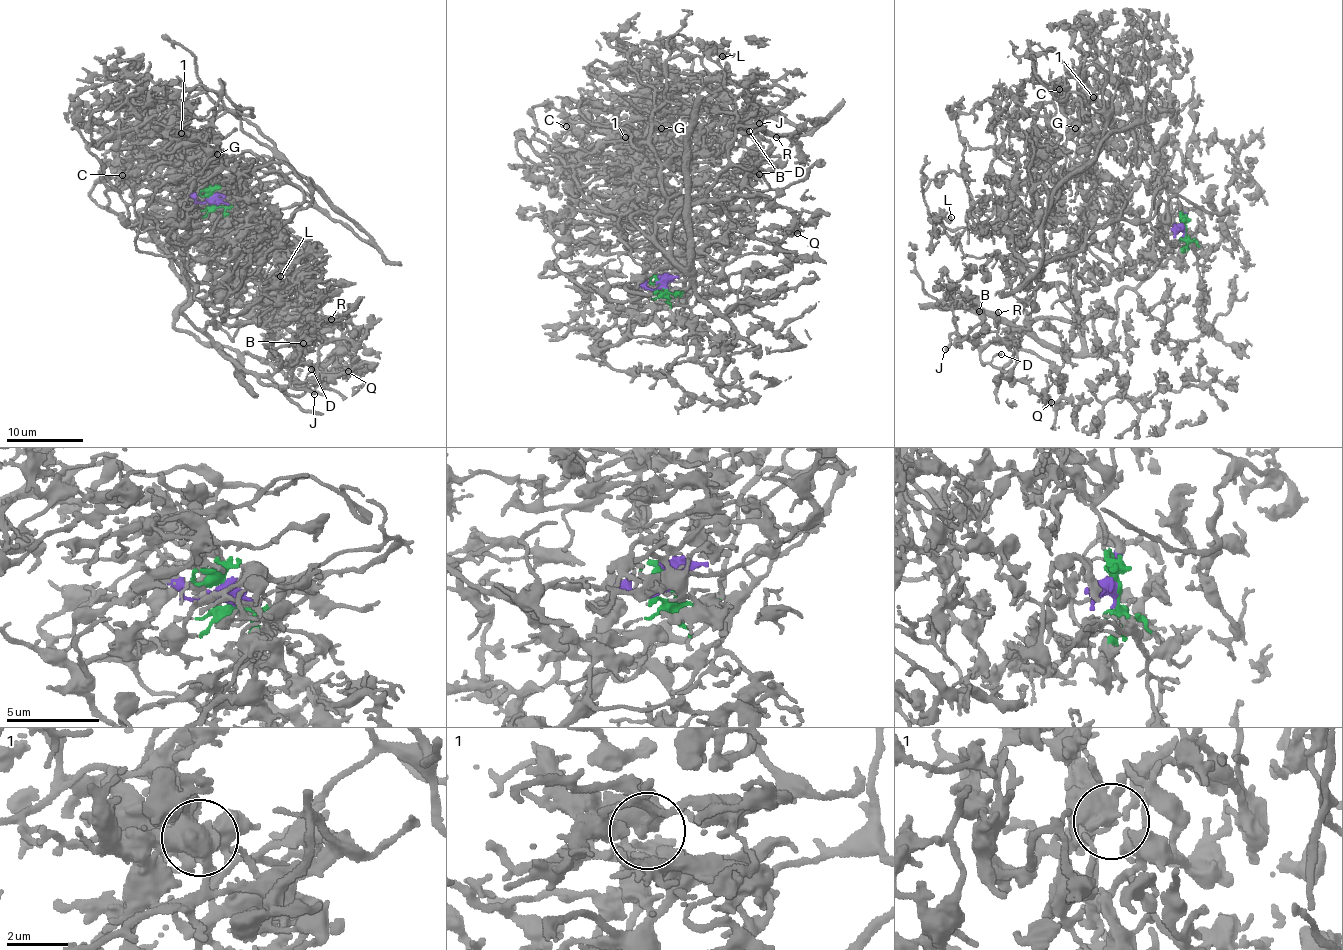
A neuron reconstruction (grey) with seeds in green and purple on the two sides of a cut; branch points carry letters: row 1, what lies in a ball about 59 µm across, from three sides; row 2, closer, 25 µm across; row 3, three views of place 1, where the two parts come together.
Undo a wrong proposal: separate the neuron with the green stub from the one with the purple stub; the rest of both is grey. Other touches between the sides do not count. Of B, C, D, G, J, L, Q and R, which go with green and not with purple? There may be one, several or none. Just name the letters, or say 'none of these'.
C, G

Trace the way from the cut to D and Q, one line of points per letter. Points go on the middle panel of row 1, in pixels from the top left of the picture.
D: (663, 286), (598, 292), (677, 295), (688, 286), (689, 208), (734, 166), (758, 174)
Q: (663, 286), (598, 292), (688, 286), (689, 208), (734, 166), (774, 189), (798, 234)

